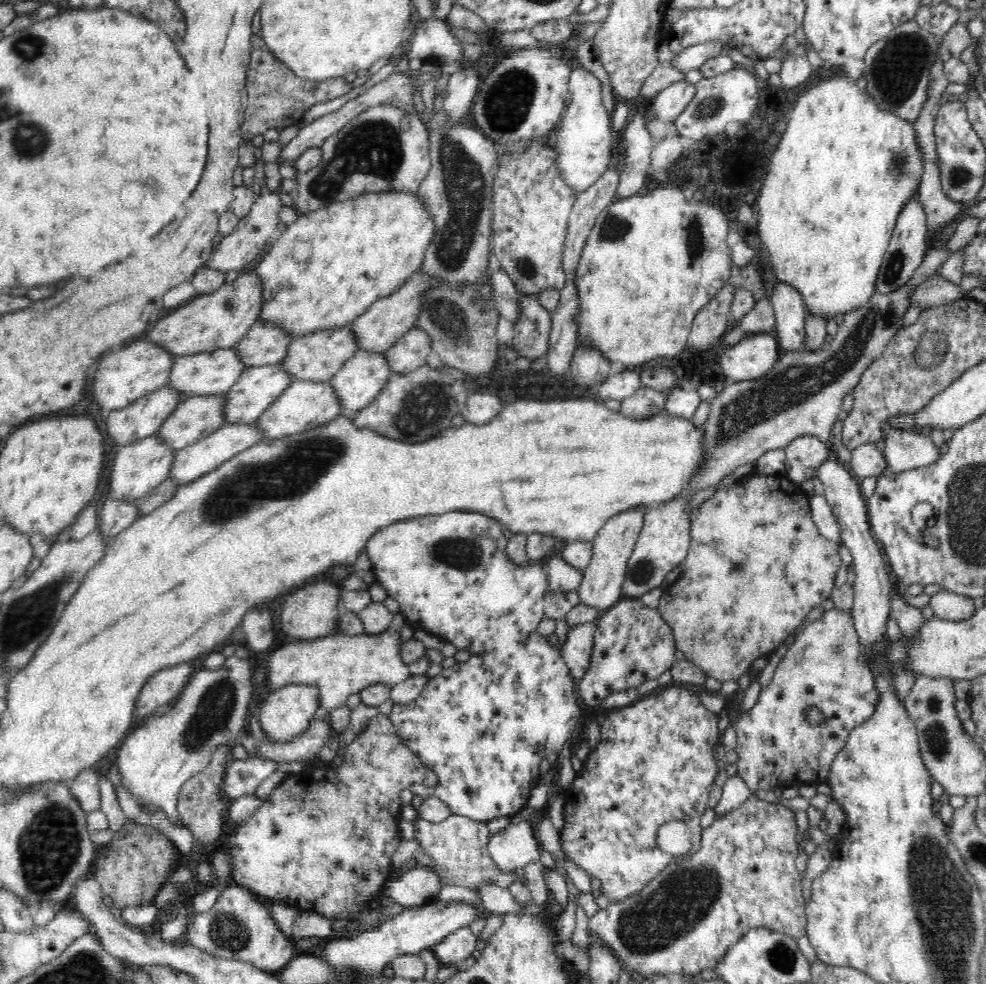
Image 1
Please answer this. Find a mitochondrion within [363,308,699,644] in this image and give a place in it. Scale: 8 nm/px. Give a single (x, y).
(423, 409)

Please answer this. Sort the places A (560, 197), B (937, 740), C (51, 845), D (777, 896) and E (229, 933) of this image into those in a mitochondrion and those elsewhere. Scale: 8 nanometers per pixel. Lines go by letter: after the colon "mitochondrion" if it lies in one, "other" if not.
A: other
B: mitochondrion
C: mitochondrion
D: other
E: mitochondrion

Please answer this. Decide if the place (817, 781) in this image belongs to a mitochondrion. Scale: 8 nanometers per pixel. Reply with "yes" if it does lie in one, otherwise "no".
no

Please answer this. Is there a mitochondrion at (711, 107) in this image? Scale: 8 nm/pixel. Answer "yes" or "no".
yes

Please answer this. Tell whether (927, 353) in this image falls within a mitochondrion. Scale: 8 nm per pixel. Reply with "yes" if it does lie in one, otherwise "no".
yes

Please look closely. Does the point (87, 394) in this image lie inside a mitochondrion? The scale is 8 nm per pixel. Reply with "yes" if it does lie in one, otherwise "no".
no

